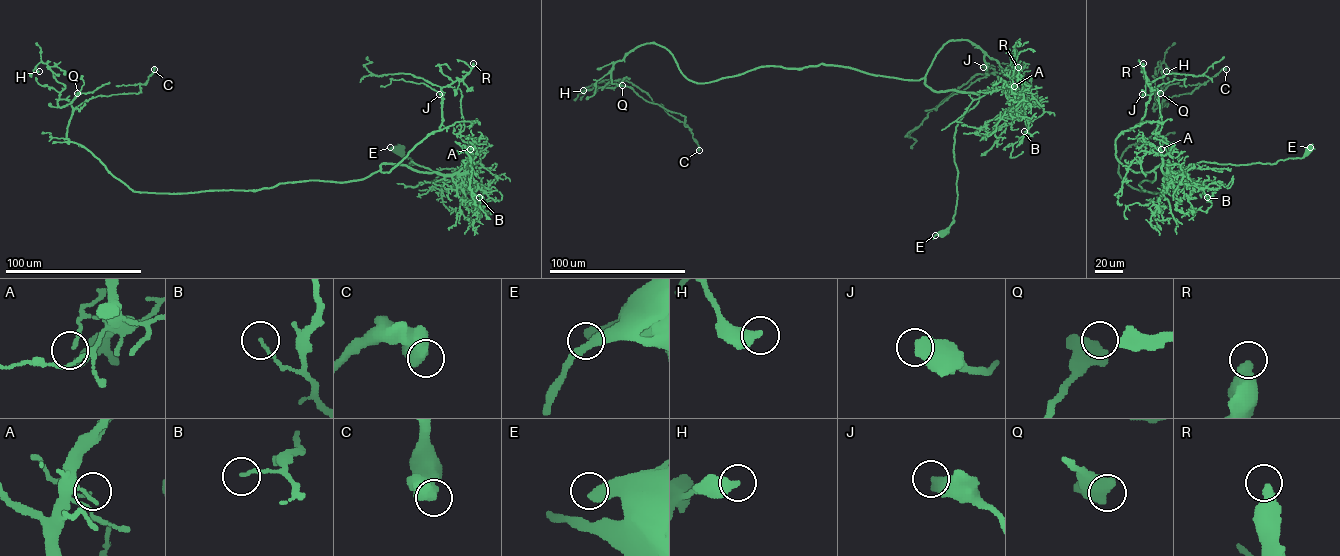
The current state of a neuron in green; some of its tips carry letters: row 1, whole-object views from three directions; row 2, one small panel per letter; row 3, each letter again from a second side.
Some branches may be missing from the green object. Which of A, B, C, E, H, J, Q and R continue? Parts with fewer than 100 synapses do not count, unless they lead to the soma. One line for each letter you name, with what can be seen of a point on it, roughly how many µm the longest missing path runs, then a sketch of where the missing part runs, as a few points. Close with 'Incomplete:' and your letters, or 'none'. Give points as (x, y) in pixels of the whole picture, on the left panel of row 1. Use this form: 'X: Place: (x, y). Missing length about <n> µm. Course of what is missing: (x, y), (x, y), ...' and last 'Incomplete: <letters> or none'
R: Place: (473, 63). Missing length about 35 µm. Course of what is missing: (473, 63), (479, 45), (484, 61), (487, 61)
Incomplete: R

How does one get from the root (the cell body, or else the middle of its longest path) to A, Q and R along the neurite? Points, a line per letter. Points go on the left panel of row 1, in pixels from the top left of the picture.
A: (400, 150), (412, 160), (410, 165), (412, 161), (447, 174), (457, 173), (467, 163), (470, 149)
Q: (400, 150), (434, 172), (382, 164), (347, 181), (135, 192), (67, 138), (72, 107), (57, 101), (77, 93)
R: (400, 150), (410, 165), (434, 172), (380, 165), (389, 172), (440, 129), (441, 89), (462, 78), (473, 63)

